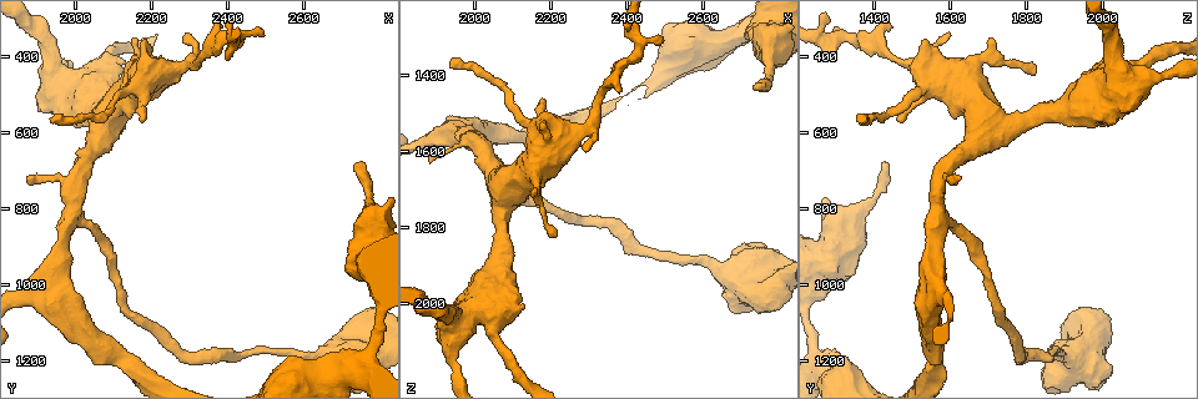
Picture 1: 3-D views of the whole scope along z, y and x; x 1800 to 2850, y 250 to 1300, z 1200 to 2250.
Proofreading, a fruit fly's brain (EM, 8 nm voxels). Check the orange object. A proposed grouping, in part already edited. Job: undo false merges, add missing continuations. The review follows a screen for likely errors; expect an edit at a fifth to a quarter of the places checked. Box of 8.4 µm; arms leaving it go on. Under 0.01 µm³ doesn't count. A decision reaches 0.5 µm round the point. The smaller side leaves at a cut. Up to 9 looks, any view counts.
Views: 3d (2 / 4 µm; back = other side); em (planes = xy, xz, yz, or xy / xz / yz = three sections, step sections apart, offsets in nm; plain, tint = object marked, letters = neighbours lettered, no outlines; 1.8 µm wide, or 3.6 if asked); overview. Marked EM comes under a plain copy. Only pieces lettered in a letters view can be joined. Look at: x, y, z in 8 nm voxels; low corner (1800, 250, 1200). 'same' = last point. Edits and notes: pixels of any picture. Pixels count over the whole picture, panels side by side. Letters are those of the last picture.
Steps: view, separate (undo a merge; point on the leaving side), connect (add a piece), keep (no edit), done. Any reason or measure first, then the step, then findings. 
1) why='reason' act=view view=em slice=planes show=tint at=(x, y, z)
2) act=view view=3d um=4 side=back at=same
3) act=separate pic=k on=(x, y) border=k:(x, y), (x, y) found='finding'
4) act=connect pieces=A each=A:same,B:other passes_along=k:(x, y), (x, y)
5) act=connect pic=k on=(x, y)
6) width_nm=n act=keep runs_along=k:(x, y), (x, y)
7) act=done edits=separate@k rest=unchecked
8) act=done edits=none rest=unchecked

why='branch stops here' act=view view=em slice=xz step=8 show=tint at=(1940, 575, 1365)

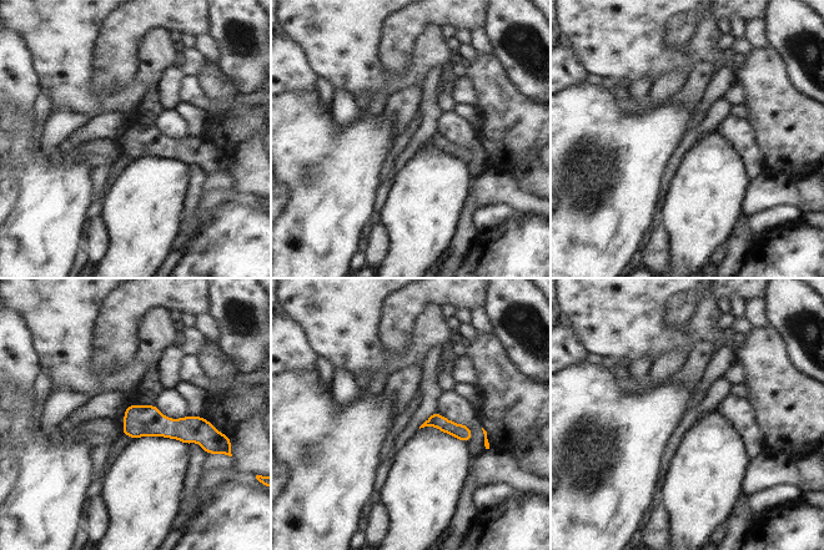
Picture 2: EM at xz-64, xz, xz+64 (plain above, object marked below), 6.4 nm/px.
why='see the neighbours' act=view view=em slice=xz step=8 show=letters at=same

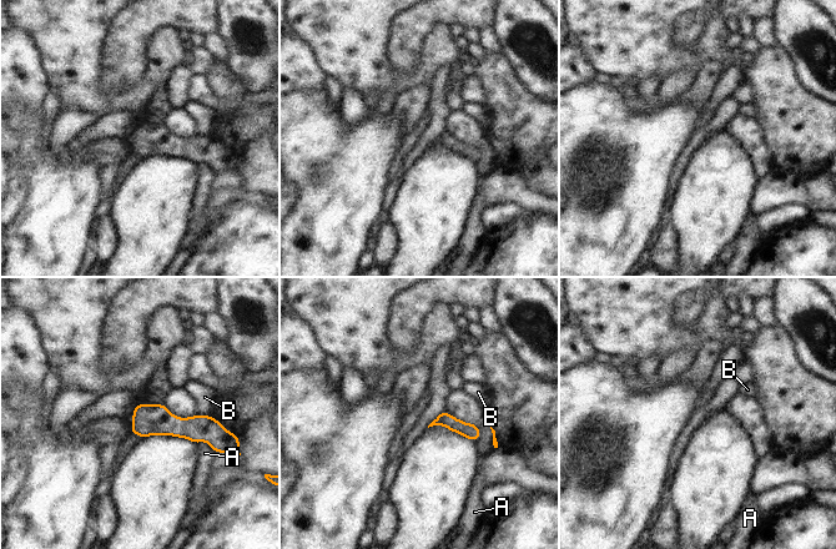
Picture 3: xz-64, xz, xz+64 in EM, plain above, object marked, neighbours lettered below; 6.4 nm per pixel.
act=keep each=A:other,B:other border=3:(197, 414), (211, 416) found='no lettered piece goes on from it'

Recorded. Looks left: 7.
why='branch stops here' act=view view=em slice=planes show=letters at=(1870, 715, 1595)

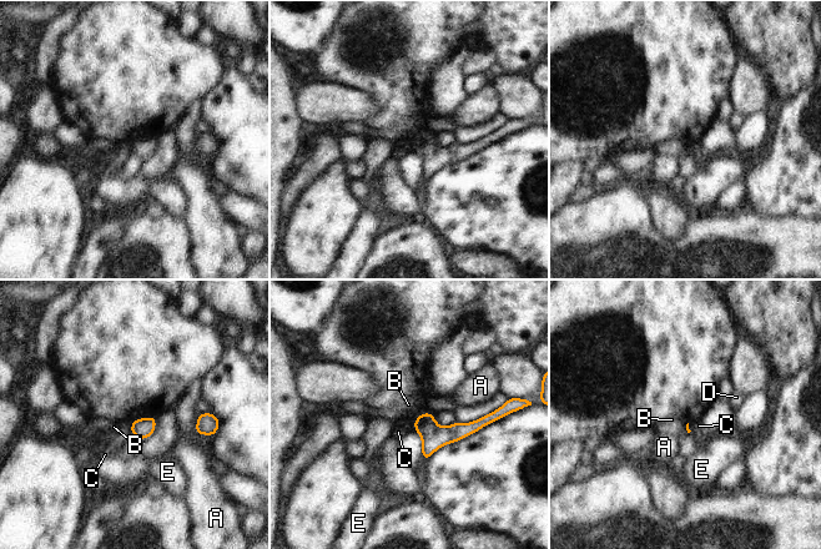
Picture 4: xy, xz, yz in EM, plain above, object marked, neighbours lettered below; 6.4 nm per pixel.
act=keep each=A:other,B:other,C:other,D:other,E:other border=4:(131, 423), (129, 432) found='none of them fits'

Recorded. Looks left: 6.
why='calibre changes' act=view view=em um=3.6 slice=planes show=letters at=(2165, 470, 1565)

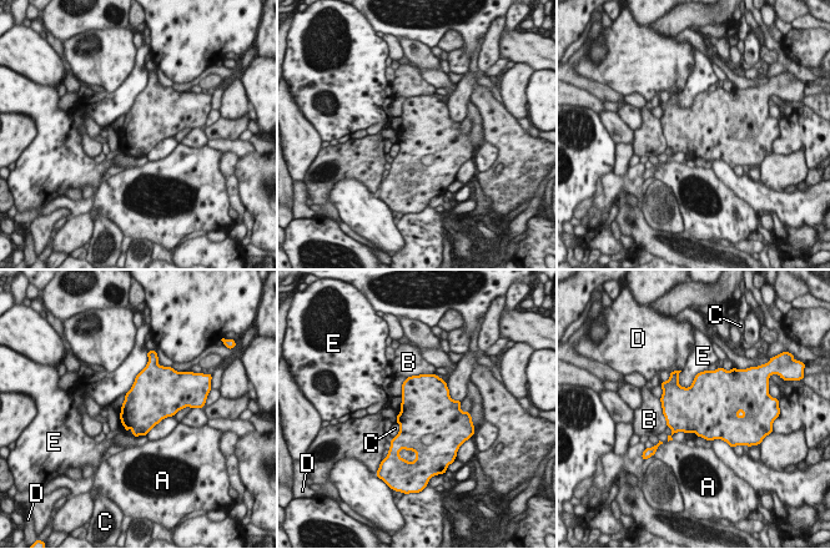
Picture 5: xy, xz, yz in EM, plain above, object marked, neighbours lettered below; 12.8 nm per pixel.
act=keep each=A:other,B:other,C:other,D:other,E:other found='continuous, no second neuron'

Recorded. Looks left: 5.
why='an open end' act=view view=em slice=planes show=letters at=(2755, 675, 1420)

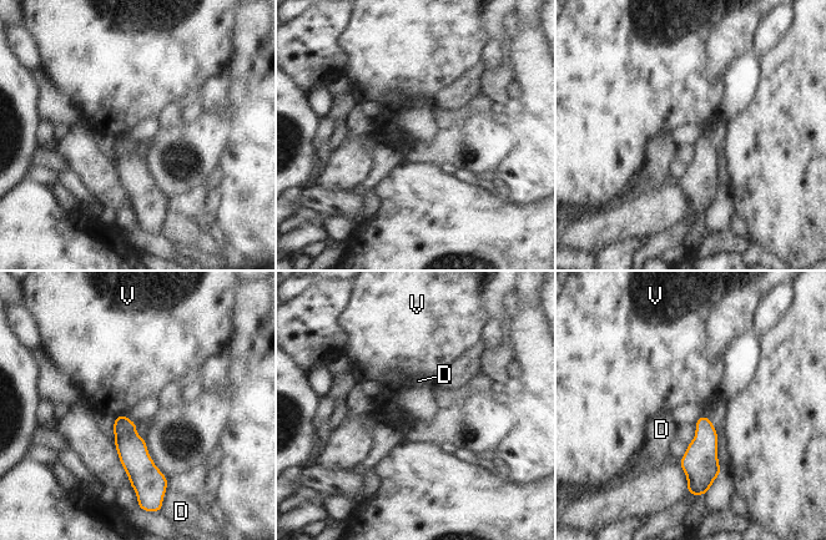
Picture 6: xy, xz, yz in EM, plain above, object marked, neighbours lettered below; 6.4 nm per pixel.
act=keep each=D:other,V:other border=6:(120, 414), (116, 417) found='no lettered piece goes on from it'

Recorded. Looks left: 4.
act=done edits=none rest=unchecked

